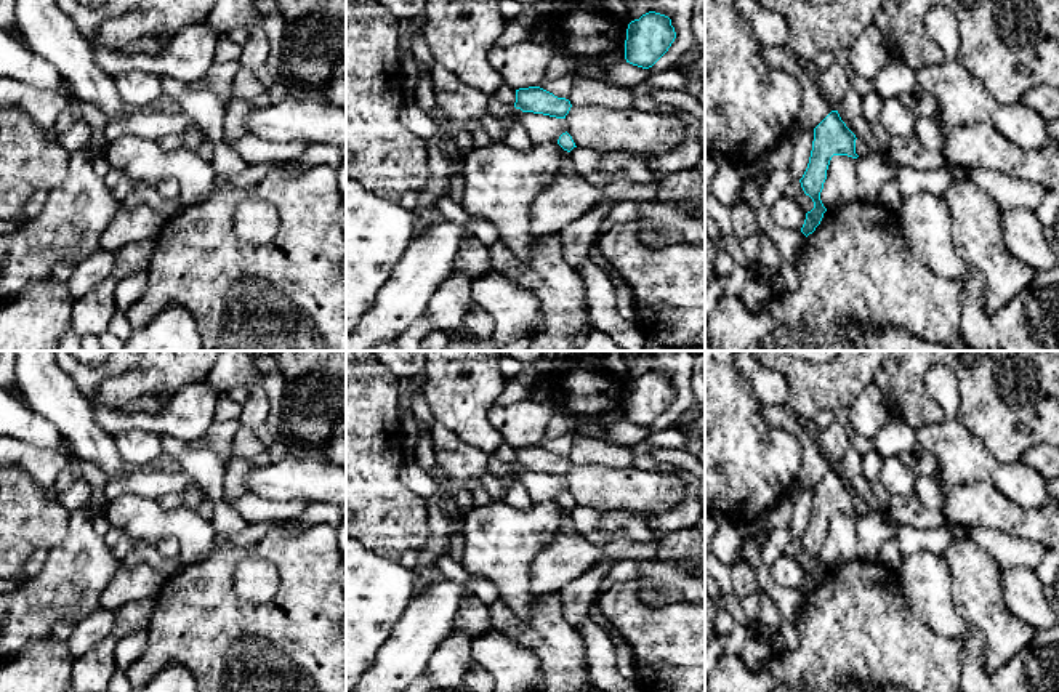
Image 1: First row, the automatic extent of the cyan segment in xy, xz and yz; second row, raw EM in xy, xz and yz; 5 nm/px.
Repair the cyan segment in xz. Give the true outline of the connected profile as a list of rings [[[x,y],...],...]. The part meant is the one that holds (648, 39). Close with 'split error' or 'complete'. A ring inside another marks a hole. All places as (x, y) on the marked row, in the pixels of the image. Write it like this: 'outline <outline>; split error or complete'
outline [[[649,11],[628,24],[625,59],[633,66],[649,69],[668,51],[674,38],[671,19]]]; complete

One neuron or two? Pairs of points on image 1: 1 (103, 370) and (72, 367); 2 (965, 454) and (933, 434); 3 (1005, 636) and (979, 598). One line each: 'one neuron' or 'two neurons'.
1: one neuron
2: one neuron
3: one neuron

